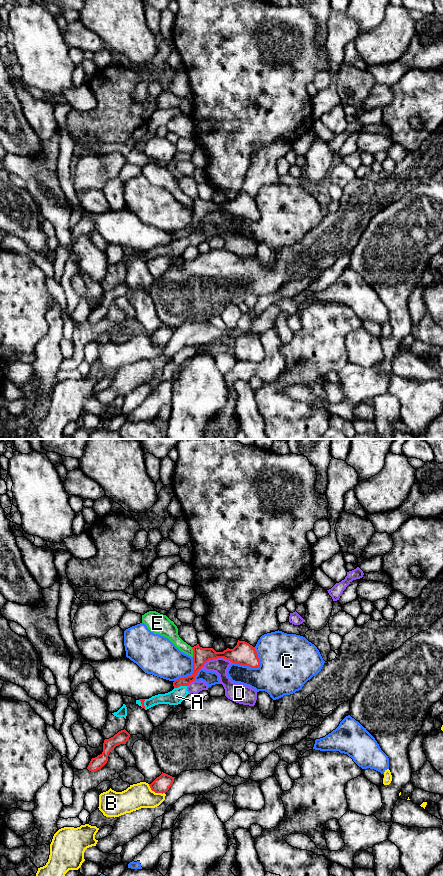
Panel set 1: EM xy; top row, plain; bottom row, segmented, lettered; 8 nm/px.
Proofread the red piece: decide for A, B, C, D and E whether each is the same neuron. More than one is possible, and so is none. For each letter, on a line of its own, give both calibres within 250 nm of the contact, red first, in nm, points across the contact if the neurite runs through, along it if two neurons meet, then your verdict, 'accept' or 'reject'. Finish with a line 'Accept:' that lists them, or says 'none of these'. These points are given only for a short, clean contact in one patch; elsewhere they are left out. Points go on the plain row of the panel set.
A: 100/120 nm | along xy (187, 237), (174, 240) | reject
B: 140/200 nm | reject
C: 180/320 nm | reject
D: 180/130 nm | reject
E: 130/120 nm | reject
Accept: none of these

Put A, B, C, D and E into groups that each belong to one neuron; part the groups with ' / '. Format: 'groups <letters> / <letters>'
groups A D / B / C / E

